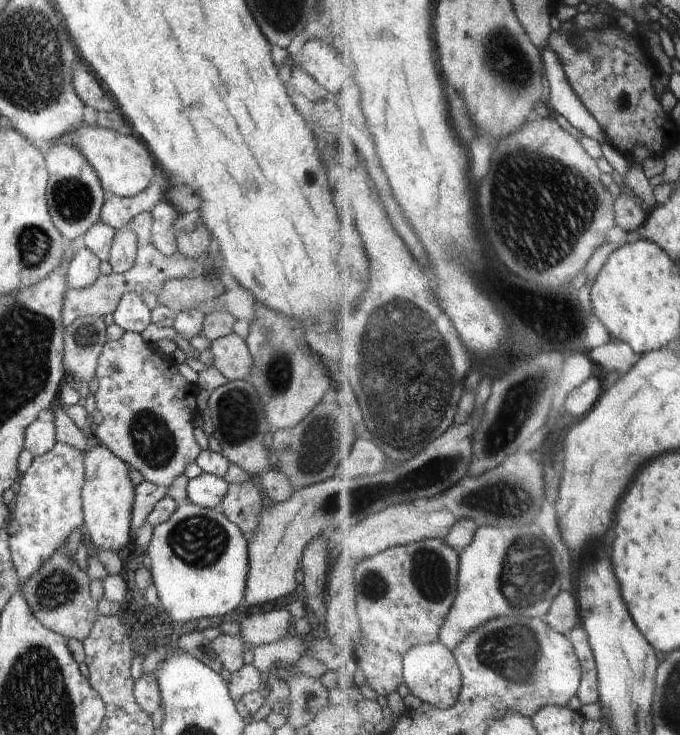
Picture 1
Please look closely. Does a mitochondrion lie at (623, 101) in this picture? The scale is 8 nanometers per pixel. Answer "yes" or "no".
yes

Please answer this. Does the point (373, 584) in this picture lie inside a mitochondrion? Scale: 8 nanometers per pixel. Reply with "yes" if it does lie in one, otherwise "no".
yes

